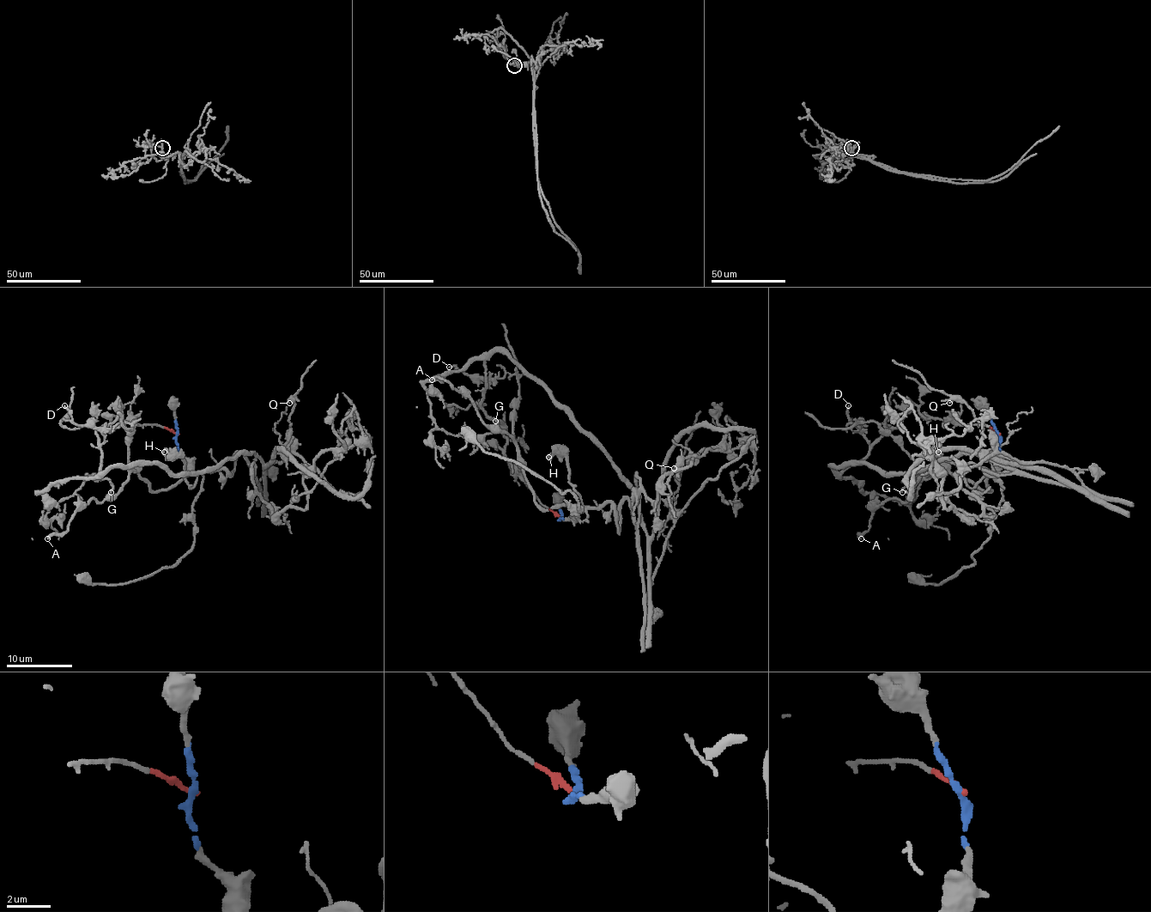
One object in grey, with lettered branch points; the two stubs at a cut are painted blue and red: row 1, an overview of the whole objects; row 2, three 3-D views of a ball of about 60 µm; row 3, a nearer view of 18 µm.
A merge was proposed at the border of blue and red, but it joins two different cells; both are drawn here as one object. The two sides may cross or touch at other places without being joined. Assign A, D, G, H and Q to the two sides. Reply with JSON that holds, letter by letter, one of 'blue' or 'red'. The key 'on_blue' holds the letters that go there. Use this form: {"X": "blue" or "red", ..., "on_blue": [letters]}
{"A": "blue", "D": "red", "G": "red", "H": "blue", "Q": "blue", "on_blue": ["A", "H", "Q"]}

